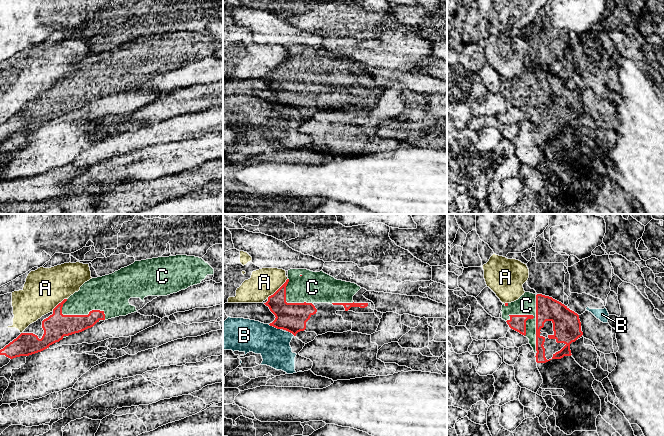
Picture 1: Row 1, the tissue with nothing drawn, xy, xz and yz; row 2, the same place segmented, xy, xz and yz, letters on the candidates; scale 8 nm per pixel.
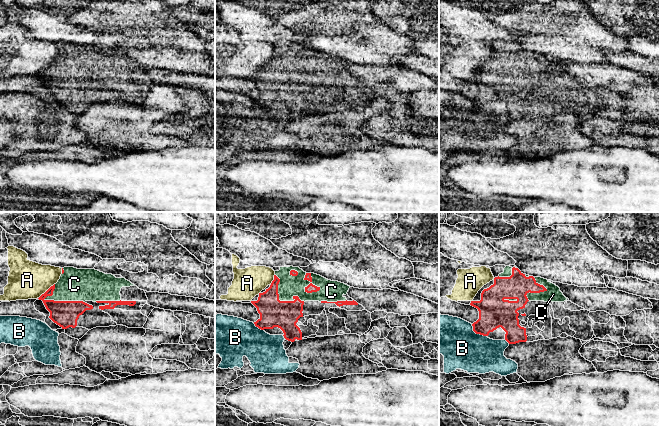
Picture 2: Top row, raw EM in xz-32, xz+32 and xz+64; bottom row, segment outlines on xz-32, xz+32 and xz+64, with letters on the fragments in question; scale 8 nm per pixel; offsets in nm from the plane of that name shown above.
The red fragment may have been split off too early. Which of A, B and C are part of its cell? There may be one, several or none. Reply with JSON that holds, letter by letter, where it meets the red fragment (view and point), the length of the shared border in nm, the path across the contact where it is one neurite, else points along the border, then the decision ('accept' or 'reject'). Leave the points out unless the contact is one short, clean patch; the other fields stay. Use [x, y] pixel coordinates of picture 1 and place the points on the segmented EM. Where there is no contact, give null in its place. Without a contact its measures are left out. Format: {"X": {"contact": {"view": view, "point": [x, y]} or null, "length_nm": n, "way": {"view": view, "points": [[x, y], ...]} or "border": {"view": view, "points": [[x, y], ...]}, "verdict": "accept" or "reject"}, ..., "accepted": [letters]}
{"A": {"contact": {"view": "xz", "point": [278, 289]}, "length_nm": 240, "verdict": "reject"}, "B": {"contact": {"view": "xz", "point": [274, 326]}, "length_nm": 110, "verdict": "reject"}, "C": {"contact": {"view": "yz", "point": [536, 323]}, "length_nm": 440, "verdict": "accept"}, "accepted": ["C"]}

